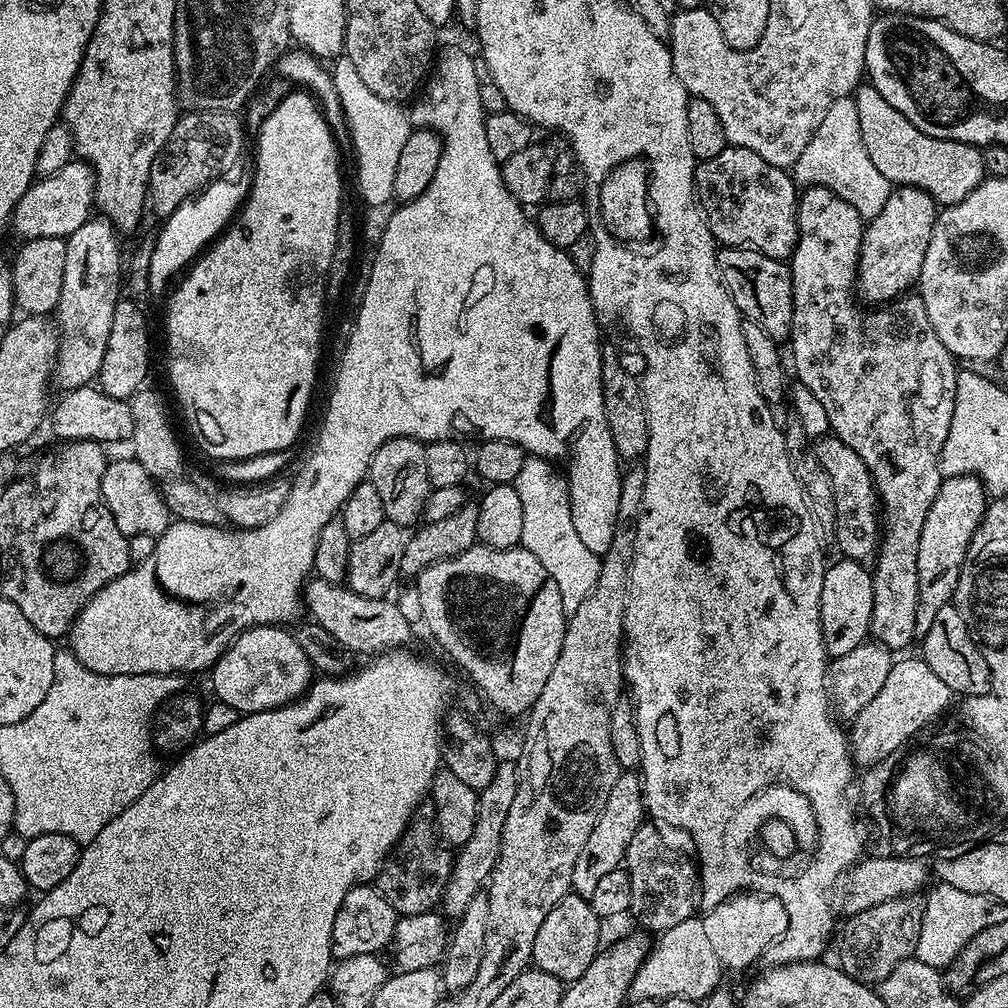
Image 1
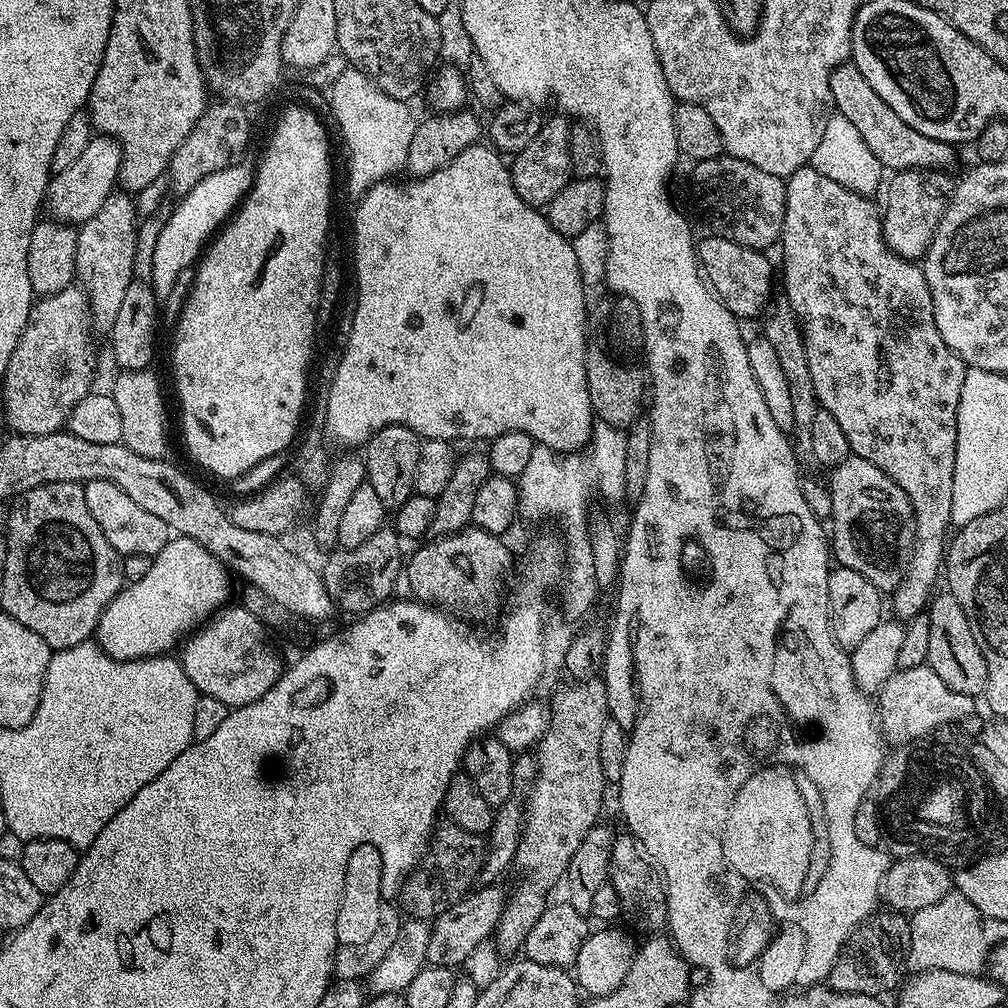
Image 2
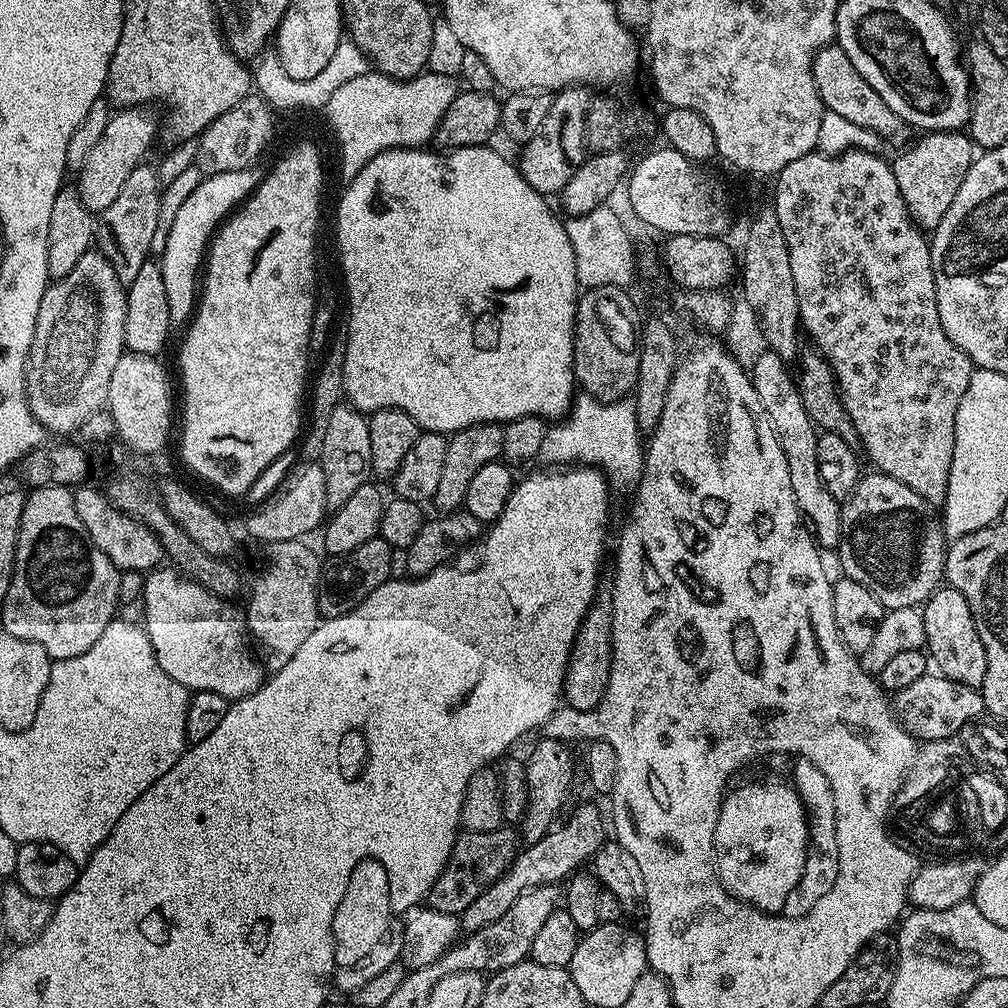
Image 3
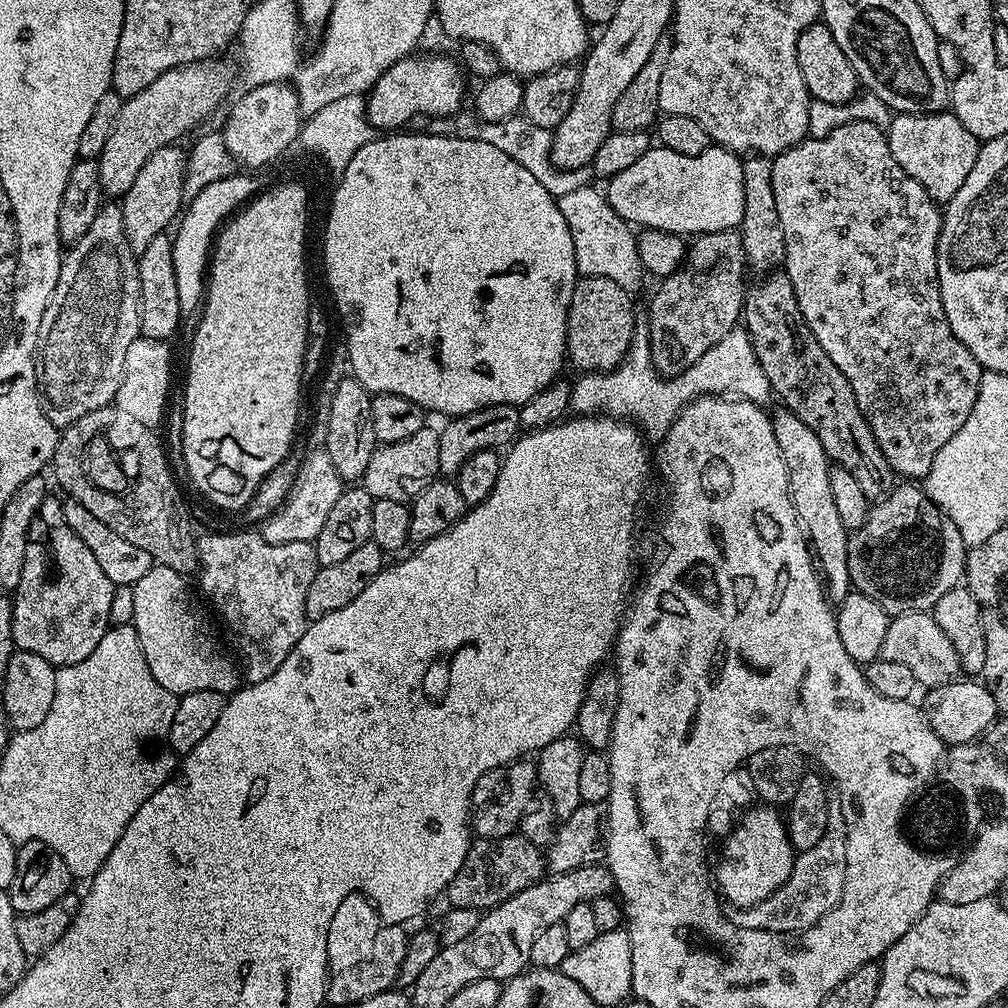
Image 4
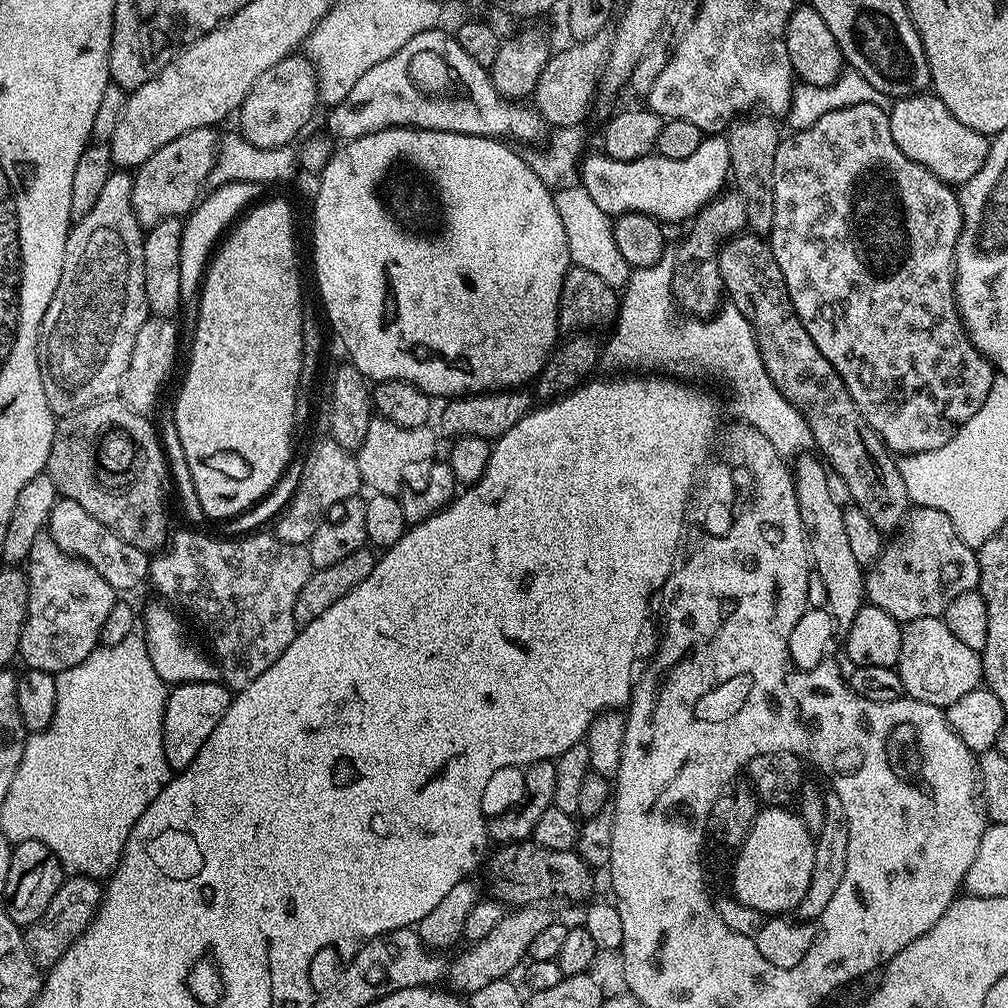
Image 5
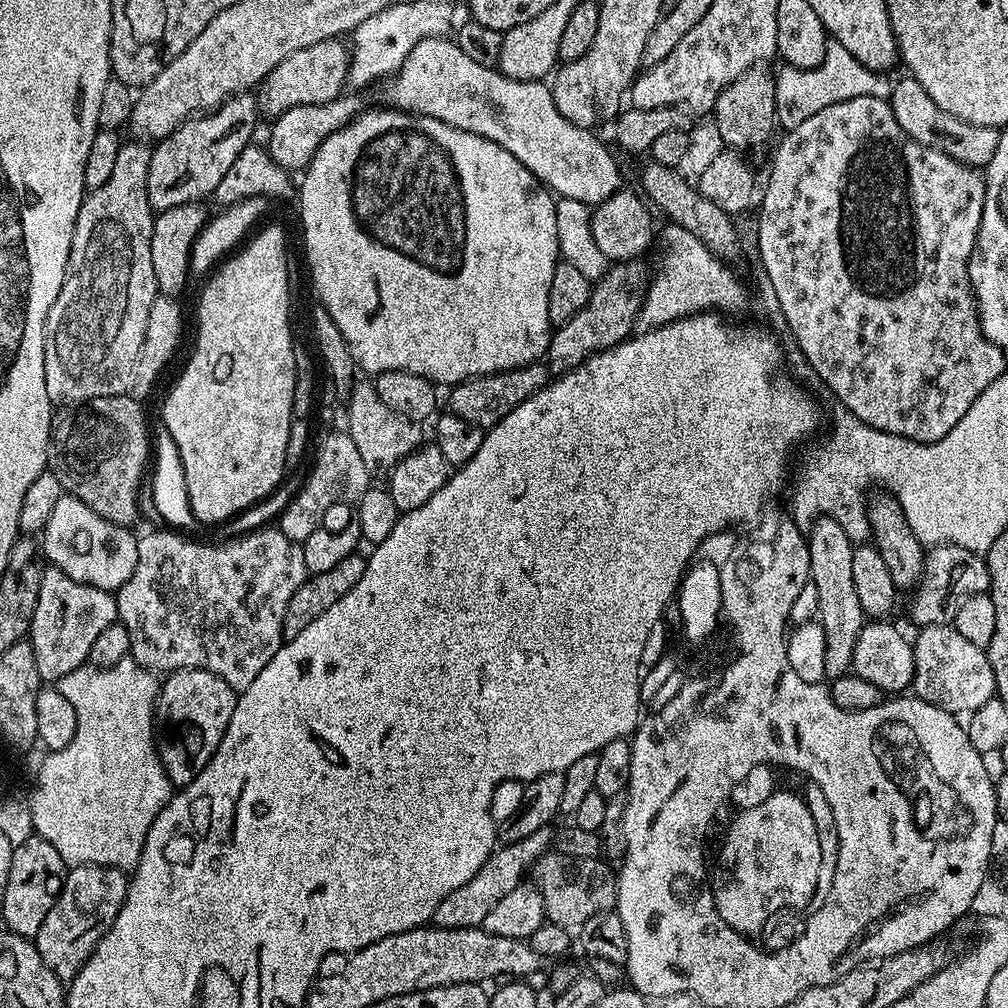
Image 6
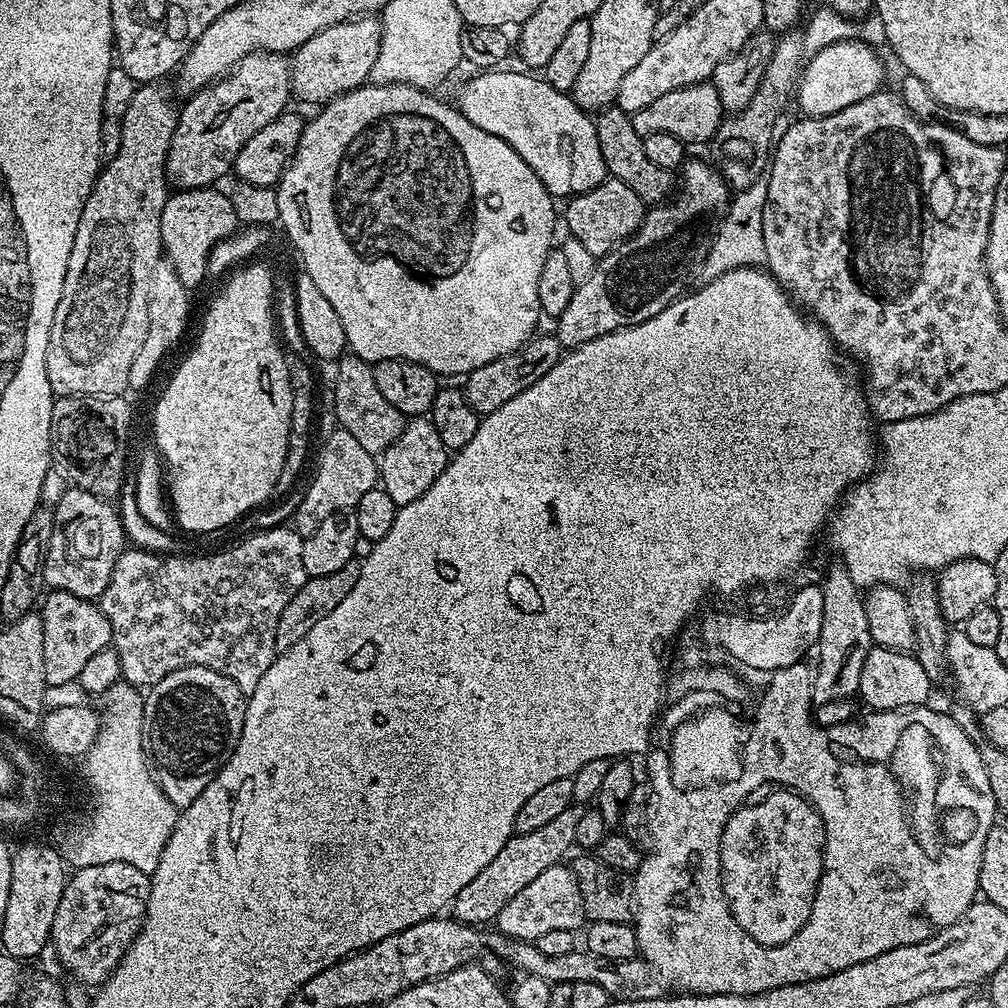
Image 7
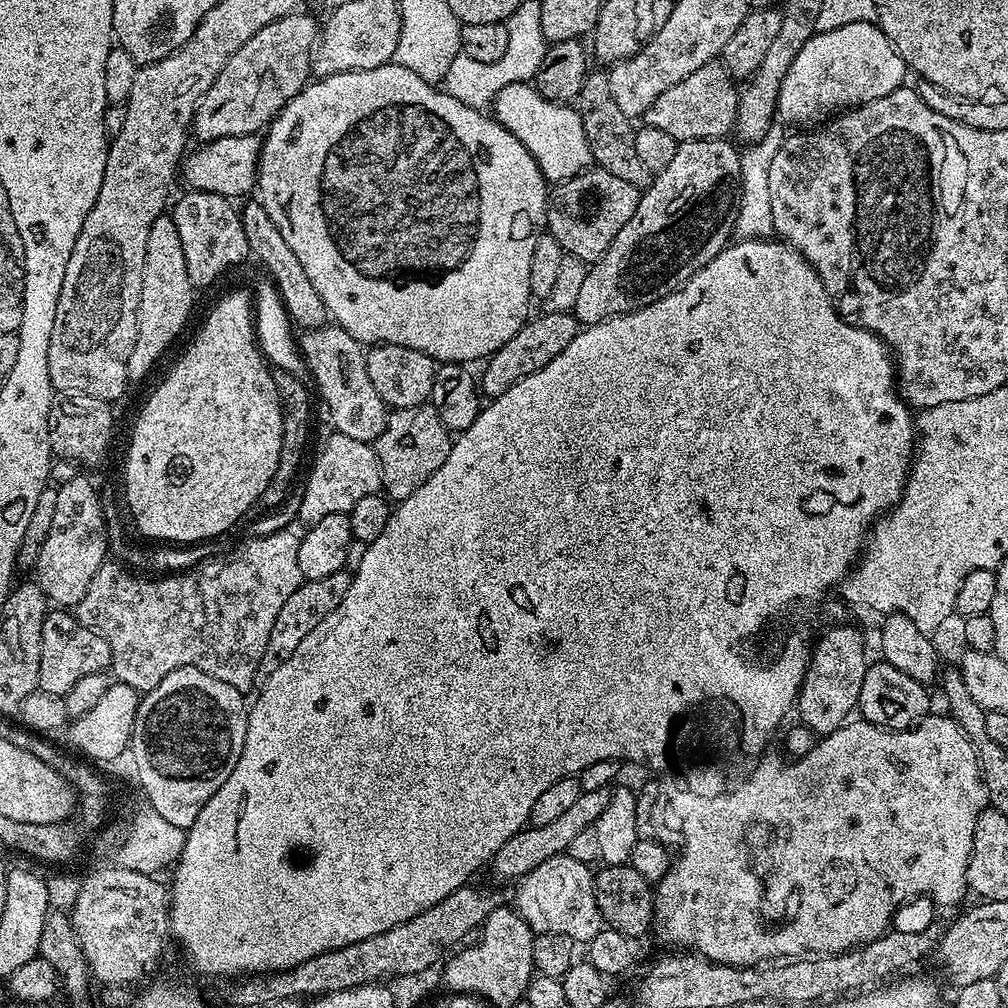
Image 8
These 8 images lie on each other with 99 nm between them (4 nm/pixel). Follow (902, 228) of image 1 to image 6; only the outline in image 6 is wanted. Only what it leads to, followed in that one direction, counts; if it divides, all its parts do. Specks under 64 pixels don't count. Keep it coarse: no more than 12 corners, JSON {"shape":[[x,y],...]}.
{"shape":[[911,78],[896,80],[898,126],[977,170],[998,150],[999,128],[946,114]]}

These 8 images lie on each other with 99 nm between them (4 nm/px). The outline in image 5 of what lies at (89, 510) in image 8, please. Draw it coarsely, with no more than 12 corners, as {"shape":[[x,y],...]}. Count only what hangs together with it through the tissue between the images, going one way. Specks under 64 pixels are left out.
{"shape":[[72,500],[46,531],[124,592],[148,579],[149,553],[122,541]]}

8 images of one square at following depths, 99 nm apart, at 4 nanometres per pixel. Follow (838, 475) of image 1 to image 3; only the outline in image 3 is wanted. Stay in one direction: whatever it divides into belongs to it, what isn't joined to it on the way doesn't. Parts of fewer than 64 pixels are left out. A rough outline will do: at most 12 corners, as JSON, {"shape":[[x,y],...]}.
{"shape":[[861,475],[840,506],[840,568],[885,610],[941,587],[928,501]]}

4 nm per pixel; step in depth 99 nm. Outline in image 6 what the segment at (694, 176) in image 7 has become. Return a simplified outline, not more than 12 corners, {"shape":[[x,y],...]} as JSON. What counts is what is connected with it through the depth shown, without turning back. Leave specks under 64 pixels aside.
{"shape":[[613,263],[553,331],[549,373],[633,335],[650,268]]}

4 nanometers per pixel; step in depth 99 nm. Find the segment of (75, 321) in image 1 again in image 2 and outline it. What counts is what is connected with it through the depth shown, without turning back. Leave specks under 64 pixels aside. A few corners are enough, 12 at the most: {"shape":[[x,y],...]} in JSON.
{"shape":[[114,190],[79,225],[76,280],[111,333],[135,277],[138,217]]}

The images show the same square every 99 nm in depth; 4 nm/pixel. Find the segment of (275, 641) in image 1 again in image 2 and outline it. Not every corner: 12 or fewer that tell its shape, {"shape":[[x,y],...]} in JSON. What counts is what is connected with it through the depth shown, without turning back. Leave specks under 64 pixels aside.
{"shape":[[215,613],[178,656],[197,690],[229,710],[282,675],[262,621]]}

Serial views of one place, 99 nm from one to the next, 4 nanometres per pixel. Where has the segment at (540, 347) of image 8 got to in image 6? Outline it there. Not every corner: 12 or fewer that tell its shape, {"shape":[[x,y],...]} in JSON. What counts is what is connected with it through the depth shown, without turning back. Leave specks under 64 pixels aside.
{"shape":[[544,362],[451,385],[447,411],[485,430],[550,383]]}

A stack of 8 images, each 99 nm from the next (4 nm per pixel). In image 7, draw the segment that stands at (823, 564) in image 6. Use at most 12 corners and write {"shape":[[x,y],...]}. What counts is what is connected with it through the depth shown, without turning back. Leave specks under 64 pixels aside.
{"shape":[[843,564],[820,584],[816,706],[859,693],[874,647]]}

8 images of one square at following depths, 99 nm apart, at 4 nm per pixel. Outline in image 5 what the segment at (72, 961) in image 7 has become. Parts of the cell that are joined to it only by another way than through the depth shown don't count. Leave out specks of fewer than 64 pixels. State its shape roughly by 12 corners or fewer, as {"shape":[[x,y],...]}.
{"shape":[[68,876],[27,925],[28,953],[47,970],[100,908],[102,884]]}

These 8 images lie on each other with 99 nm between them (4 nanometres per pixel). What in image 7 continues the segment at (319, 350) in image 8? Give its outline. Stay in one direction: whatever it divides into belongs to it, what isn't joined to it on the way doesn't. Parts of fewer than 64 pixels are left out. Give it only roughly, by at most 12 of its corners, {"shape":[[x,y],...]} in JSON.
{"shape":[[339,357],[336,424],[370,455],[402,434],[406,417],[374,383],[373,365]]}

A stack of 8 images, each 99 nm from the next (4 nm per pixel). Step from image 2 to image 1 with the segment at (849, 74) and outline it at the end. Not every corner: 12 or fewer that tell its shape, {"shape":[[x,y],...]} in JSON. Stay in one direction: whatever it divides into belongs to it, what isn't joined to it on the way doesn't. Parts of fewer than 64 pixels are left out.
{"shape":[[870,82],[852,96],[889,184],[962,202],[986,178],[977,145],[934,138]]}

